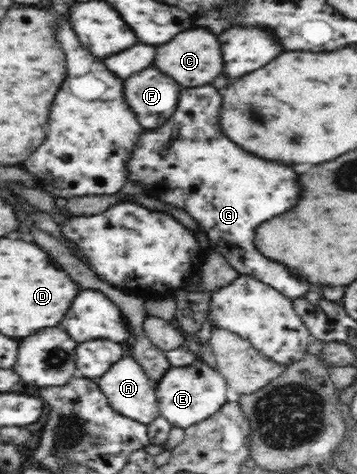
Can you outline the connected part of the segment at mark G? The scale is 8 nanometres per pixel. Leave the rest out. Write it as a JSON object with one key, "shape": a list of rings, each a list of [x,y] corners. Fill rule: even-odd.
{"shape":[[[211,86],[183,88],[179,94],[176,110],[171,116],[163,124],[147,129],[137,136],[137,142],[133,144],[133,148],[129,150],[123,162],[126,173],[125,183],[131,181],[141,186],[143,193],[147,193],[153,200],[173,208],[181,208],[185,214],[189,214],[197,222],[197,228],[207,234],[208,251],[219,253],[238,275],[250,276],[264,282],[289,300],[301,298],[313,287],[295,280],[283,266],[271,263],[253,245],[253,230],[261,222],[283,214],[287,208],[291,208],[291,204],[295,204],[299,194],[299,188],[295,184],[295,172],[281,164],[263,162],[247,152],[241,152],[241,148],[231,144],[225,135],[219,132],[219,124],[217,124],[219,104],[221,104],[221,96]]]}

